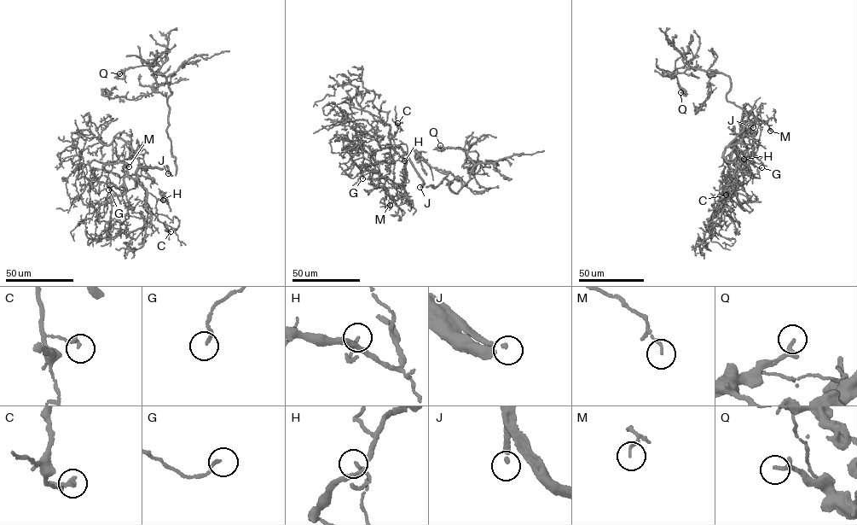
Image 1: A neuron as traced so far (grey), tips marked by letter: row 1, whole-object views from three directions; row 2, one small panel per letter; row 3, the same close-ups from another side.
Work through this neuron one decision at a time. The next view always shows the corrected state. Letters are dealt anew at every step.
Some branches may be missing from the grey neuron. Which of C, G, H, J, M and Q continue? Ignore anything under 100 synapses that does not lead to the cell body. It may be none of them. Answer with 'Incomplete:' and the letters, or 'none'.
Incomplete: J

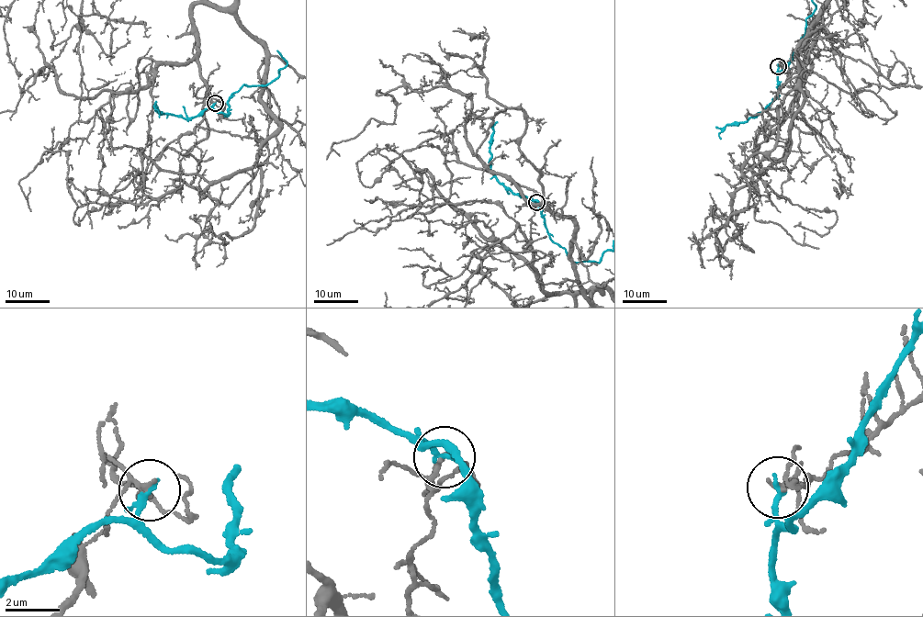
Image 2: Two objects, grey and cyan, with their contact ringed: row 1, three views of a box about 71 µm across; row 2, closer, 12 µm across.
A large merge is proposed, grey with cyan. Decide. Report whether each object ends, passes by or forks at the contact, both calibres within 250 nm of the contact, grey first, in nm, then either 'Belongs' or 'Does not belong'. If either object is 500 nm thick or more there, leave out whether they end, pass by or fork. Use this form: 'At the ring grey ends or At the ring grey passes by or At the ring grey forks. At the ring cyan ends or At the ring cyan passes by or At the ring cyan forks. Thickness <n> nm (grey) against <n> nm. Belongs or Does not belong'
At the ring grey passes by. At the ring cyan ends. Thickness 170 nm (grey) against 190 nm. Does not belong

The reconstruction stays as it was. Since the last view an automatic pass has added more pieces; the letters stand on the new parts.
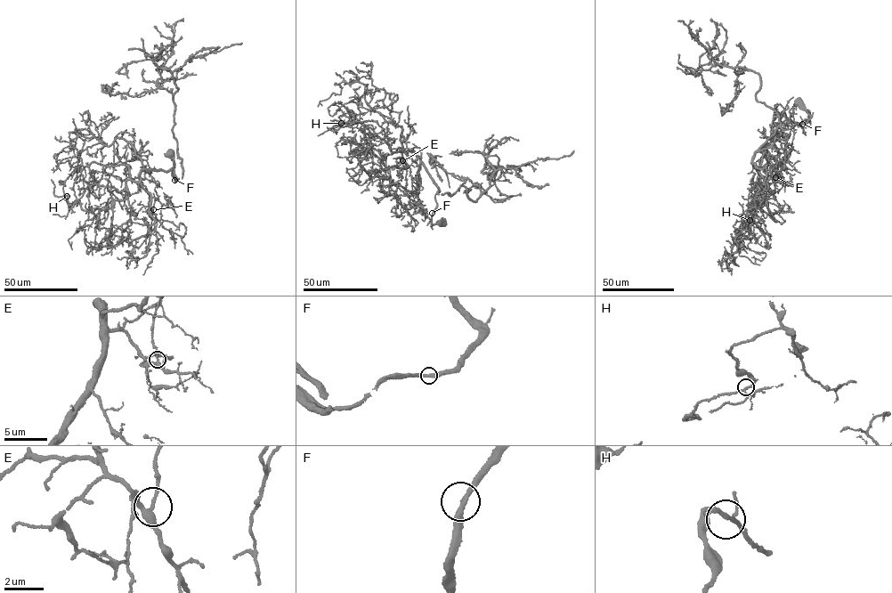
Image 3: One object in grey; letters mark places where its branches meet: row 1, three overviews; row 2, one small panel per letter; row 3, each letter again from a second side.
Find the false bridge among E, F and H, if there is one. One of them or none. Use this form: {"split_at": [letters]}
{"split_at": []}

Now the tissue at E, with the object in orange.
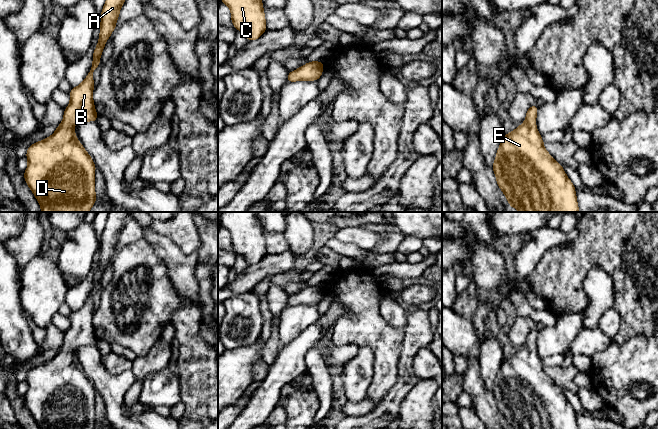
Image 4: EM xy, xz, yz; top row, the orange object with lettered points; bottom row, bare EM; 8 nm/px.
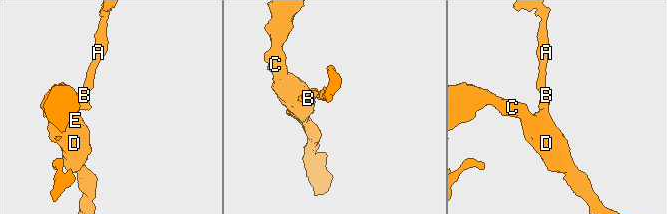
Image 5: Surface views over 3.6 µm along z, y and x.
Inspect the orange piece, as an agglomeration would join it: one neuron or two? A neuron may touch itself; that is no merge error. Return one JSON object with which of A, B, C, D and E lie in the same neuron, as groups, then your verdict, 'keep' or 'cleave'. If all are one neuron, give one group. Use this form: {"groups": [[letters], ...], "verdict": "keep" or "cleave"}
{"groups": [["A", "B", "C", "D", "E"]], "verdict": "keep"}

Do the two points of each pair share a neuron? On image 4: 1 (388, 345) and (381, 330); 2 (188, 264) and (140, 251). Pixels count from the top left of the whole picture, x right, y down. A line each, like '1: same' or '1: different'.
1: same
2: different

